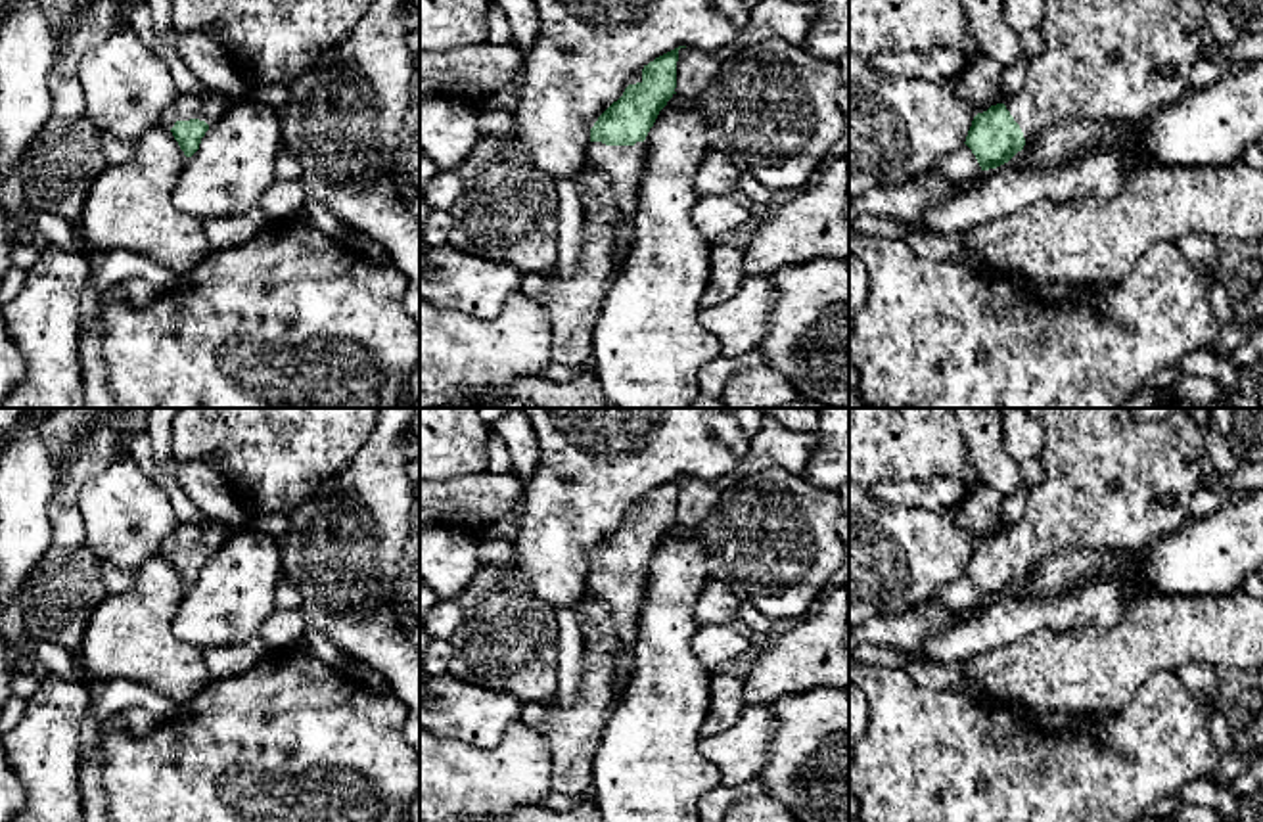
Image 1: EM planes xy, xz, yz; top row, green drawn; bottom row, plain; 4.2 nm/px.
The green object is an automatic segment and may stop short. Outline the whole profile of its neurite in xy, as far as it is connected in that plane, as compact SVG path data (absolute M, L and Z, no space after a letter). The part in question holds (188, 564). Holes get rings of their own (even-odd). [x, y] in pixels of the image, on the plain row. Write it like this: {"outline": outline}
{"outline": "M180 523L172 535L169 535L161 546L159 556L172 561L186 586L192 586L201 573L201 567L228 538L230 531L217 523Z"}

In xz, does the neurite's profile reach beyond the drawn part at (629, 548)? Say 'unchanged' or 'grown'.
grown

